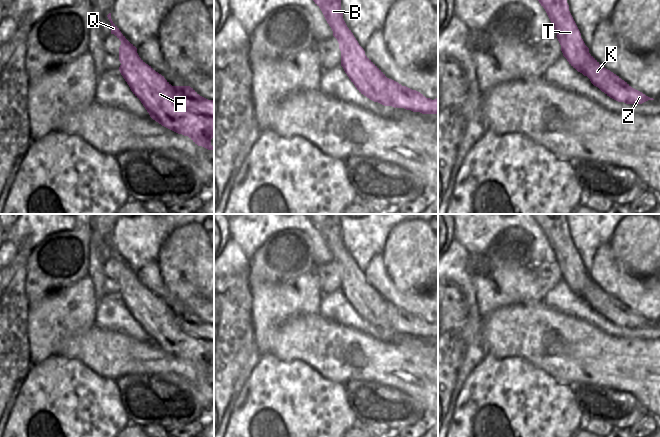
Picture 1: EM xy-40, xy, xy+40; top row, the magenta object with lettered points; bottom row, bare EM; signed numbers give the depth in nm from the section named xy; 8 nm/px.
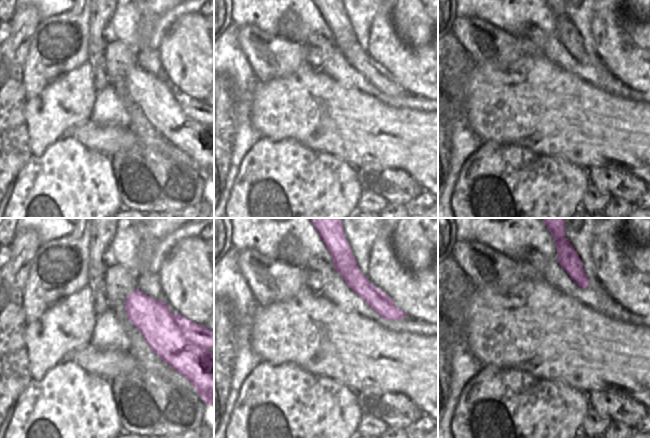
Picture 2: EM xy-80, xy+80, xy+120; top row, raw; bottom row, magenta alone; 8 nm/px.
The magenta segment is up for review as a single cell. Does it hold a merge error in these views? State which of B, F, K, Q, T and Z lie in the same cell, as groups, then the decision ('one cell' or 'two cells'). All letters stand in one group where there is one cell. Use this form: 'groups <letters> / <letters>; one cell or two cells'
groups B F Q T / K Z; two cells

